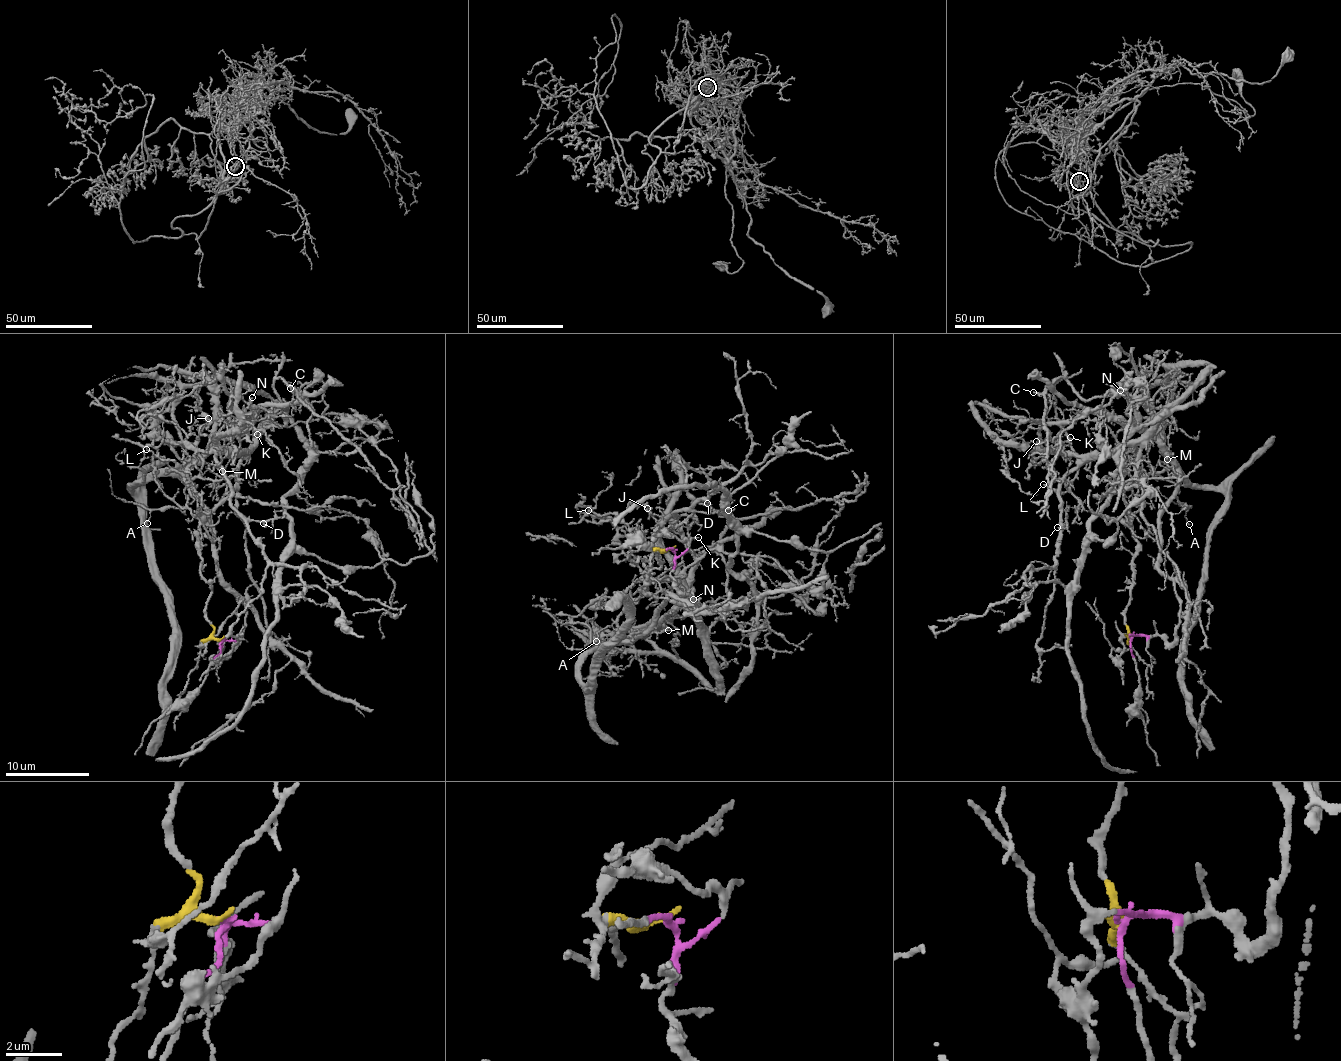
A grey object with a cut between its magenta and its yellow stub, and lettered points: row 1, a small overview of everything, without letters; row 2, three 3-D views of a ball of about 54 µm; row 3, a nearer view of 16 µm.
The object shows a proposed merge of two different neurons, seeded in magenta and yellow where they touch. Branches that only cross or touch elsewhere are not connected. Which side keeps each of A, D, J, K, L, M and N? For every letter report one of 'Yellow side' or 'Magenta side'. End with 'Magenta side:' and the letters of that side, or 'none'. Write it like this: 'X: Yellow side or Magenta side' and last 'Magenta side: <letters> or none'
A: Magenta side
D: Yellow side
J: Yellow side
K: Yellow side
L: Yellow side
M: Magenta side
N: Magenta side
Magenta side: A, M, N

